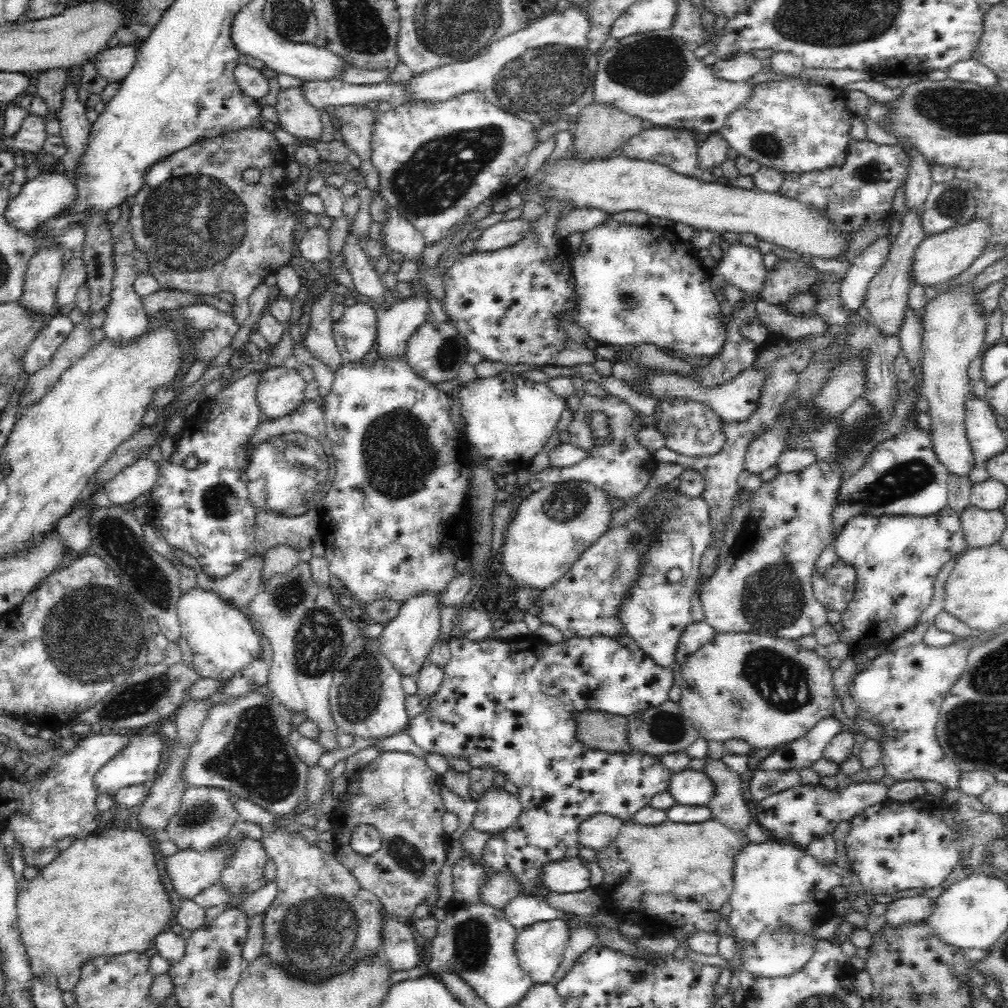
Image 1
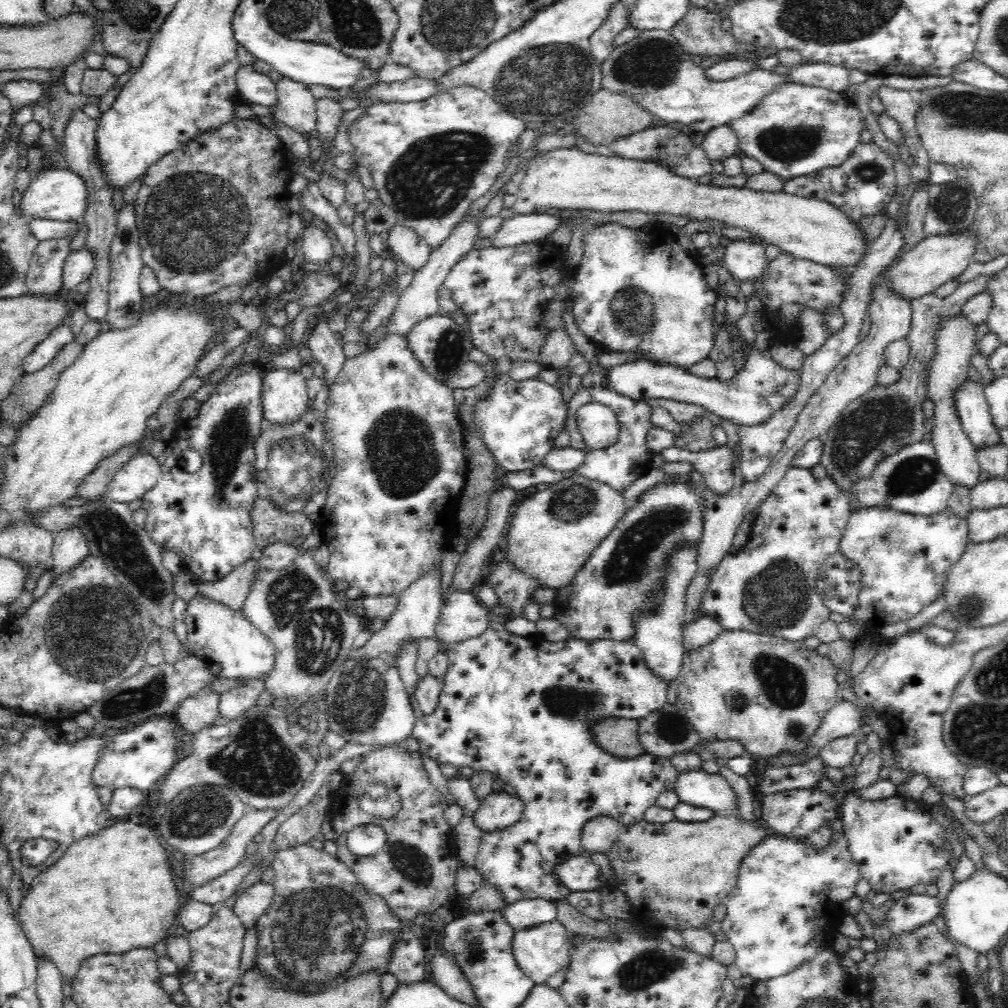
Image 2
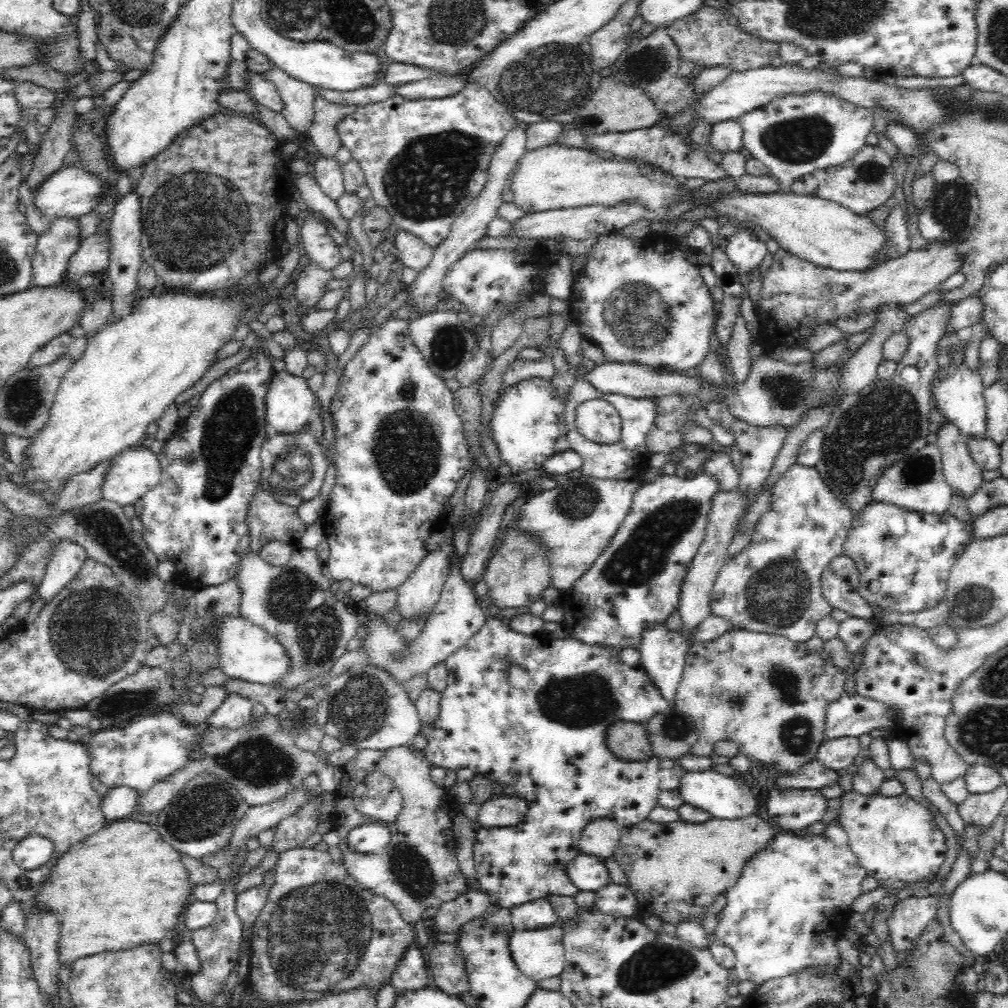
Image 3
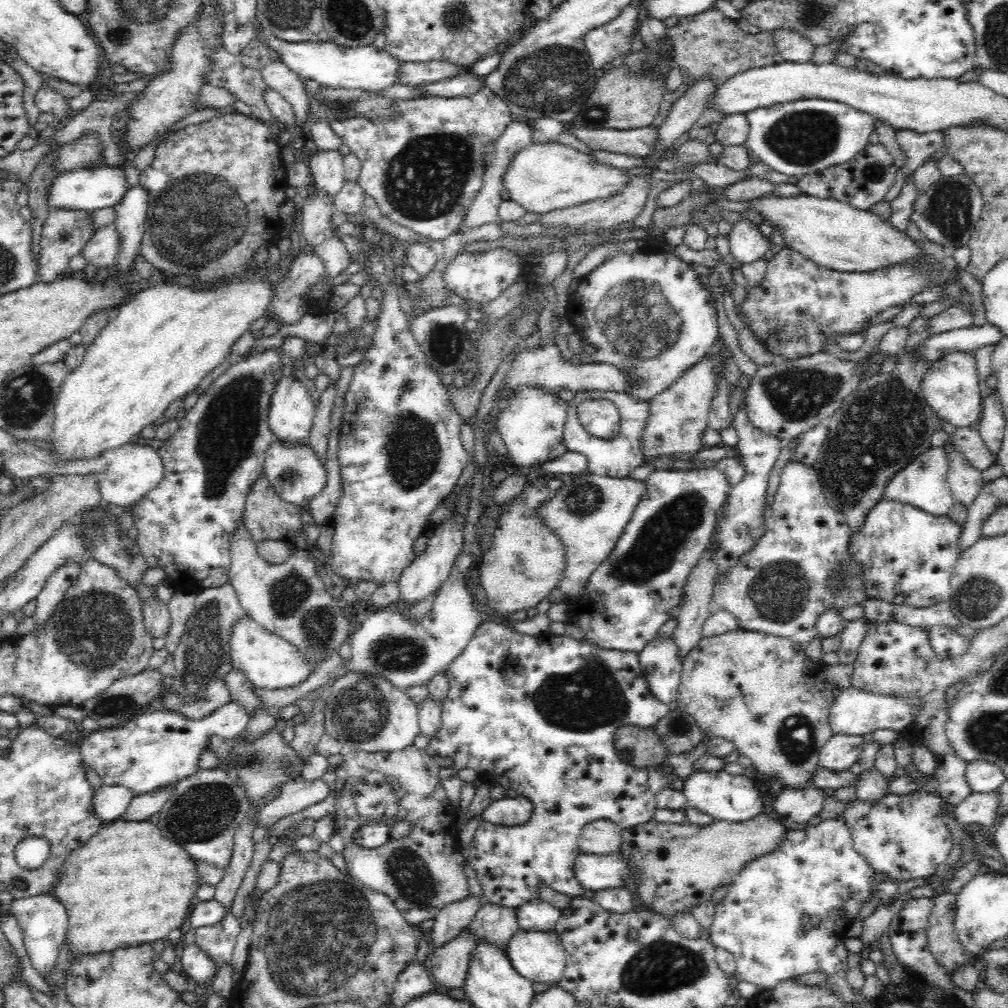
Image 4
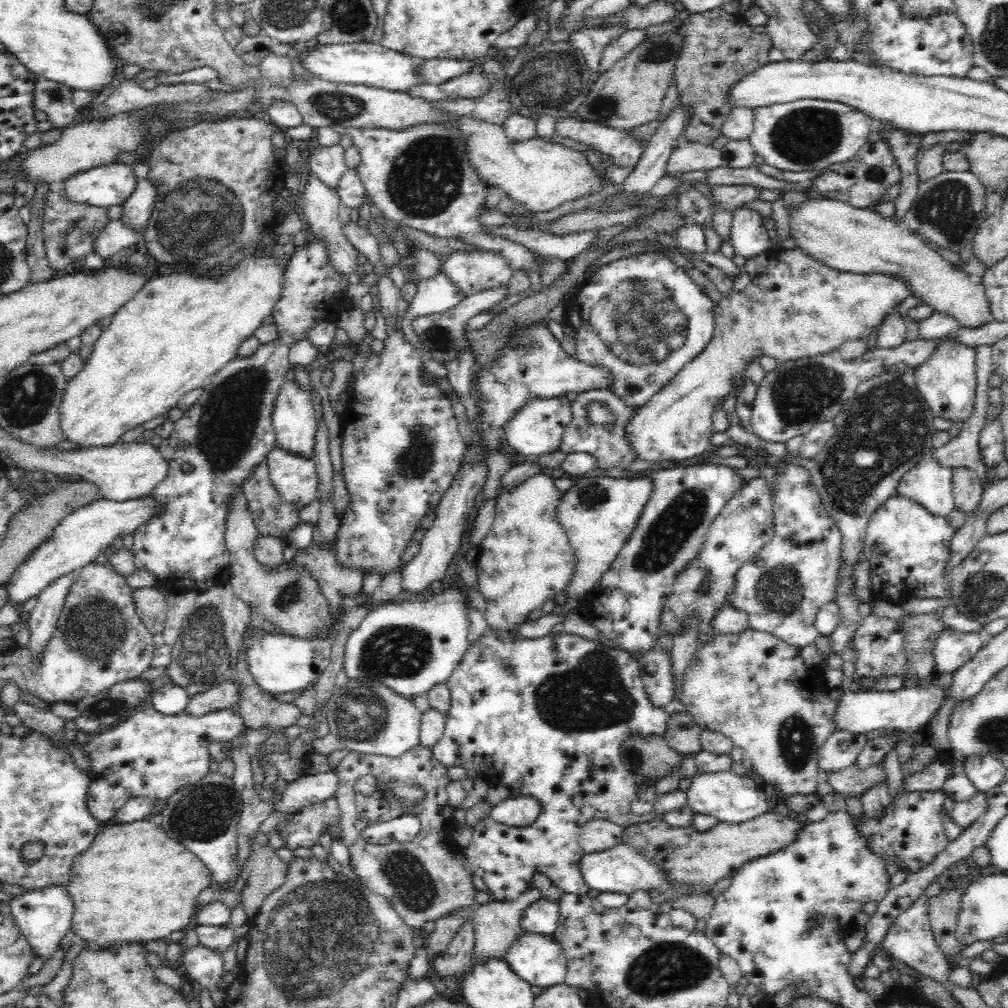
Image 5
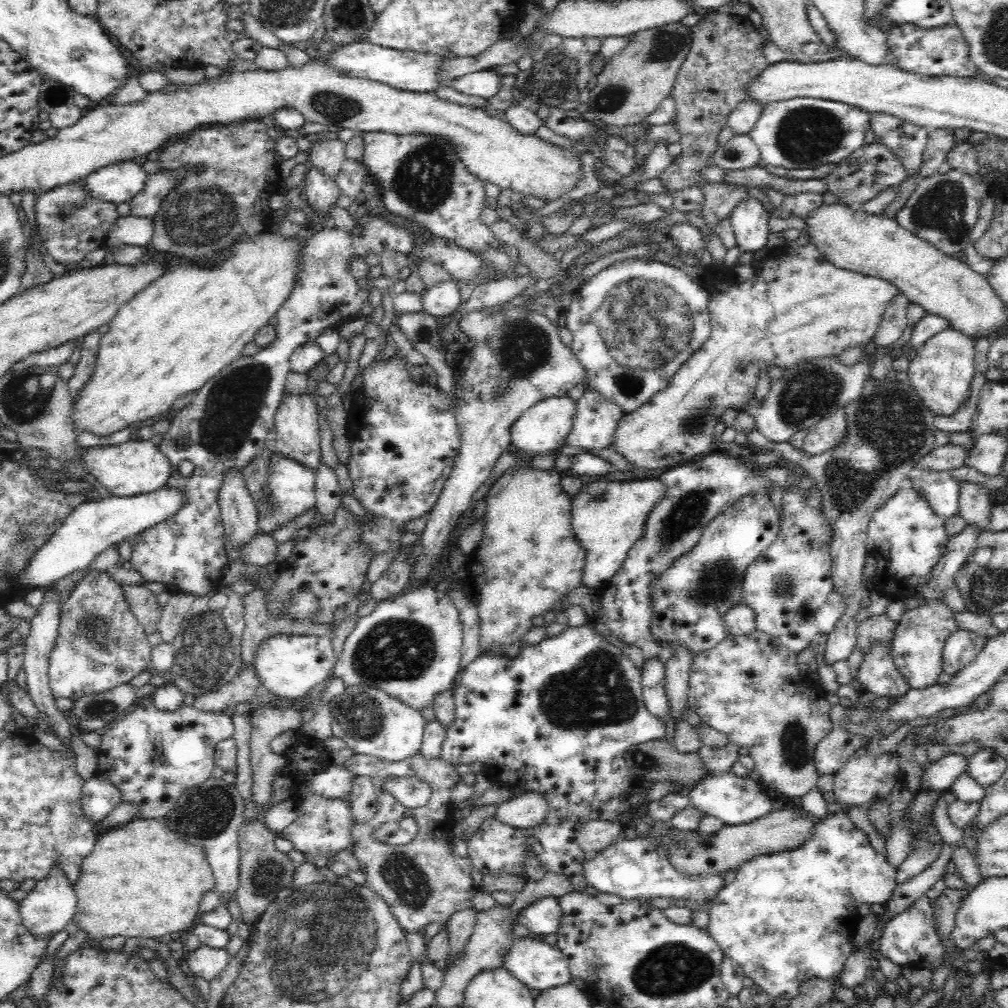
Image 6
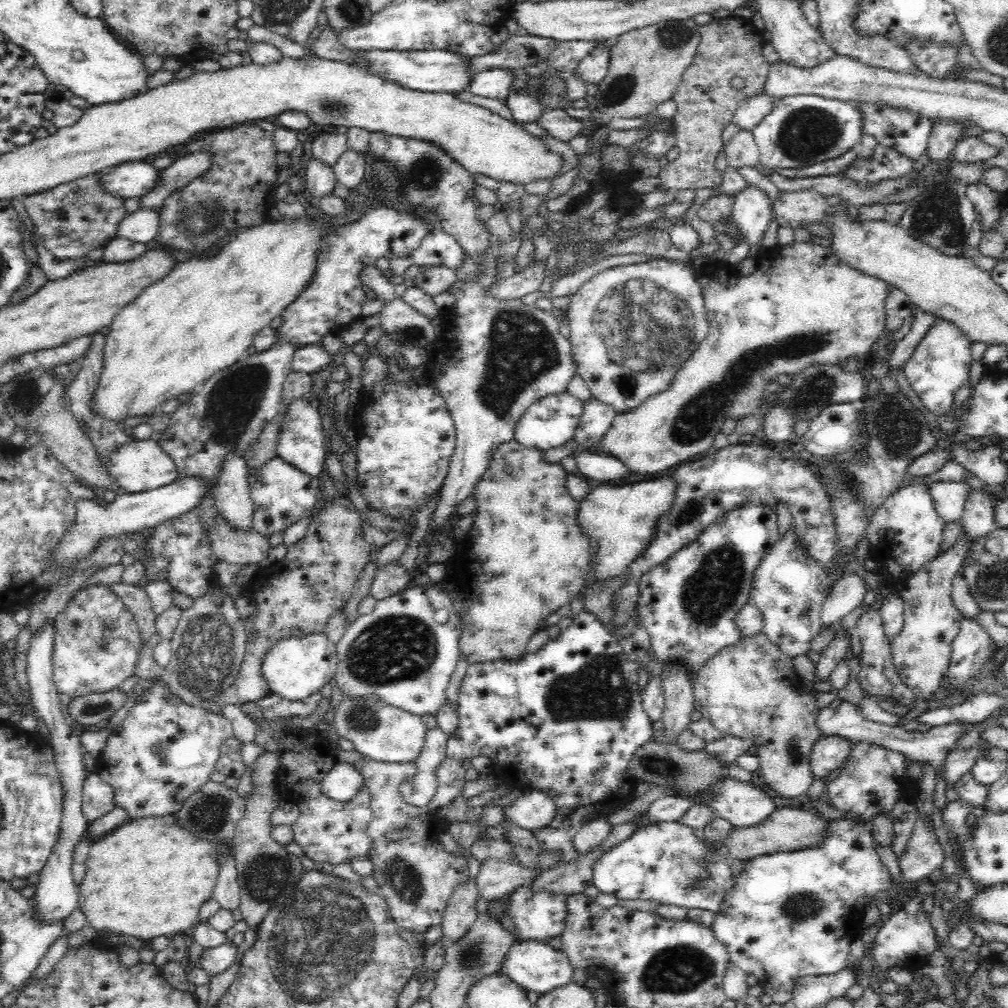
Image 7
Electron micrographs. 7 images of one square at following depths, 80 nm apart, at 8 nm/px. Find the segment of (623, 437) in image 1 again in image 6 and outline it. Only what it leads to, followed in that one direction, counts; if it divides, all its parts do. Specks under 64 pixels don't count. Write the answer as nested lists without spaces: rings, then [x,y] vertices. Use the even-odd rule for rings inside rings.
[[[586,388],[581,398],[576,400],[576,413],[573,426],[565,439],[568,446],[574,446],[574,448],[580,448],[588,452],[613,447],[615,428],[618,426],[619,420],[626,416],[626,412],[611,400],[607,400],[605,396]]]

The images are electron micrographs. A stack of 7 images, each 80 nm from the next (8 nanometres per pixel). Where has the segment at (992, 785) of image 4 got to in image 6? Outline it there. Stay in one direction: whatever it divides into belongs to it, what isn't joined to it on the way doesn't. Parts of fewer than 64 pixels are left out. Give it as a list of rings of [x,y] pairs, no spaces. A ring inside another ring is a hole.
[[[981,748],[967,758],[967,772],[982,788],[1000,780],[1007,770],[1007,761],[988,748]]]

